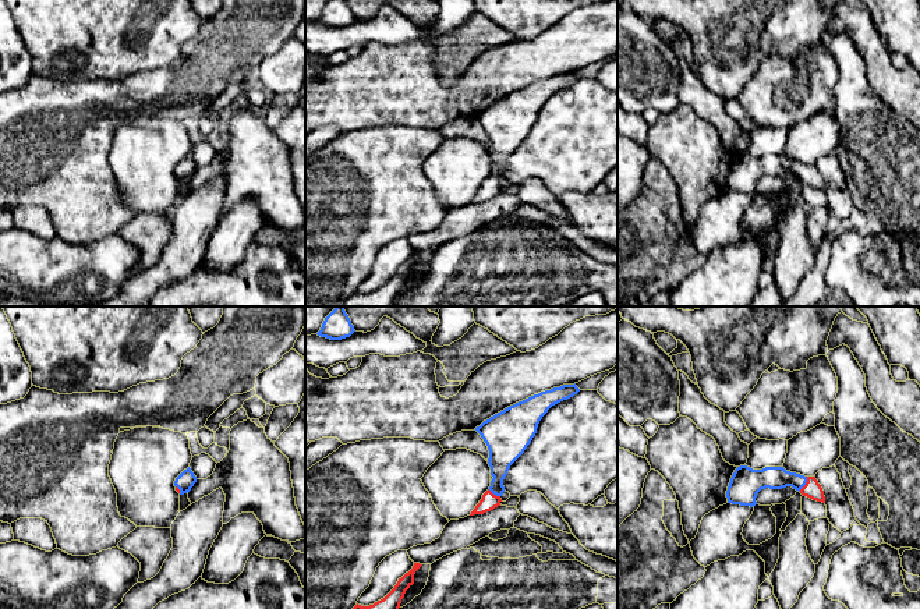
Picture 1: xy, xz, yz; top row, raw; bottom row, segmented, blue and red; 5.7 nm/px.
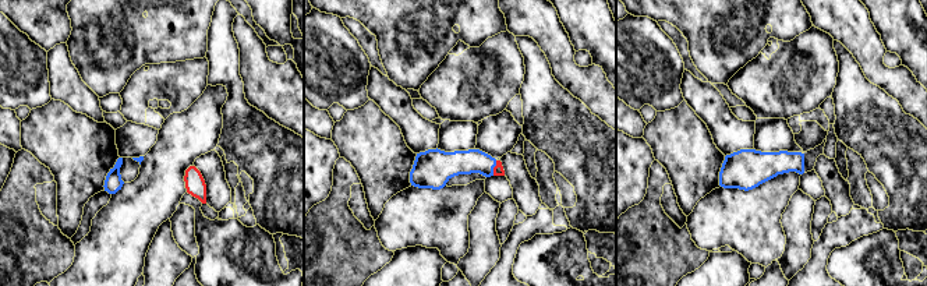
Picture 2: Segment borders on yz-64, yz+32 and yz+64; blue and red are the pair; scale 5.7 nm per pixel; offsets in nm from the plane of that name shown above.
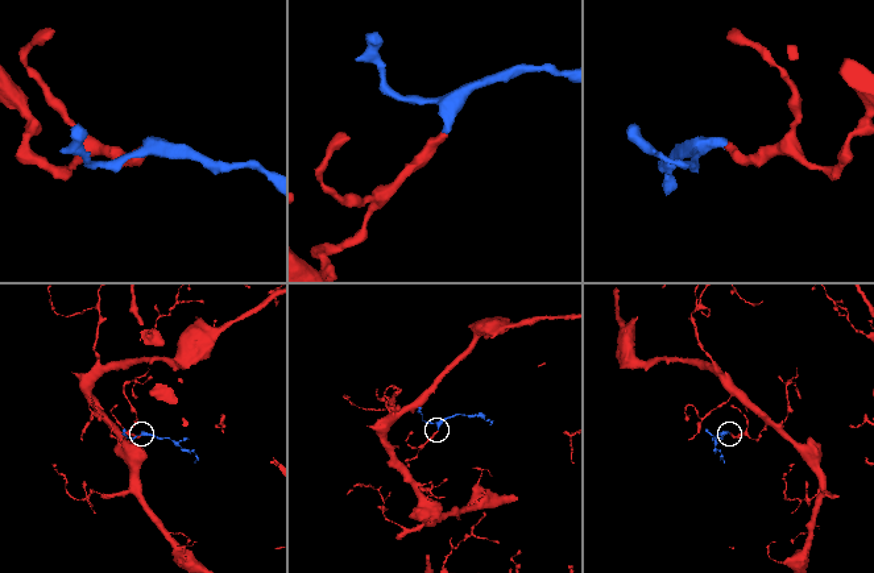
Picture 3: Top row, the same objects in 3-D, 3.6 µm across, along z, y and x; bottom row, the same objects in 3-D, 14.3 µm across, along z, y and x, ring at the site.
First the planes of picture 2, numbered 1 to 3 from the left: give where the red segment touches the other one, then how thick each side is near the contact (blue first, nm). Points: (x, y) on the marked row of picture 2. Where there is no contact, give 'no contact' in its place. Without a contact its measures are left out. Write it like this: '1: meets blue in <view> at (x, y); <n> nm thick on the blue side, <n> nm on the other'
1: no contact
2: meets blue in yz+32 at (494, 166); 140 nm thick on the blue side, 60 nm on the other
3: no contact

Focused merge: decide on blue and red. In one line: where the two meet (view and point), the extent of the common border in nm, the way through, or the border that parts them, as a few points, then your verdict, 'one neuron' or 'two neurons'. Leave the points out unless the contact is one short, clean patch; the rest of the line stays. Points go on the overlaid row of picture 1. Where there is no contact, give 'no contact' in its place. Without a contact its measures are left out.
yz (804, 484) | 100 nm | across yz (770, 477), (792, 478), (804, 484), (811, 489) | one neuron

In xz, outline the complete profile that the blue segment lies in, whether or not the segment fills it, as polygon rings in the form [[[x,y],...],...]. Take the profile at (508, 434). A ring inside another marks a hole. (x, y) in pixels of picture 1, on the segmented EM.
[[[576,383],[541,392],[505,408],[475,428],[488,446],[488,464],[493,478],[489,489],[470,516],[484,514],[500,506],[500,496],[505,492],[503,479],[510,465],[531,443],[542,417],[552,406],[573,397],[578,392]]]

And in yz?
[[[740,465],[735,470],[728,491],[728,503],[740,506],[756,506],[757,493],[761,489],[782,489],[792,486],[803,496],[825,503],[825,496],[815,477],[804,477],[796,472],[786,471],[783,467],[765,467],[753,470],[747,465]]]

